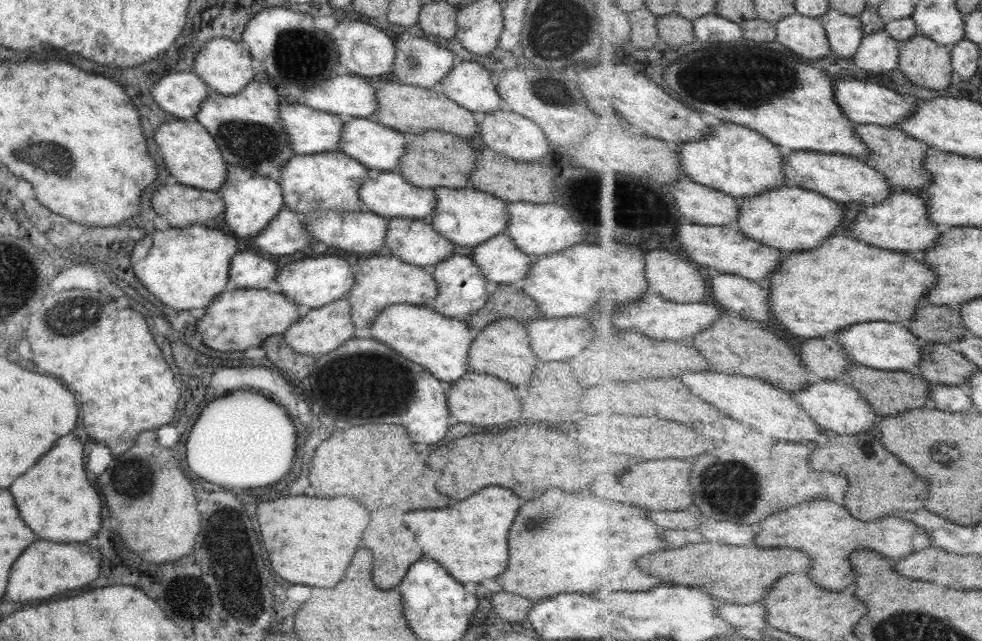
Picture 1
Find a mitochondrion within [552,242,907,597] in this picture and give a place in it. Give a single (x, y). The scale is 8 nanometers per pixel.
(735, 488)

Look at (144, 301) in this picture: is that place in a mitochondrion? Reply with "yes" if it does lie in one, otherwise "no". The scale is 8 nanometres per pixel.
no

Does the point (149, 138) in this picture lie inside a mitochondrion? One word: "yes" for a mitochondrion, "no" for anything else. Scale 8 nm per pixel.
no

